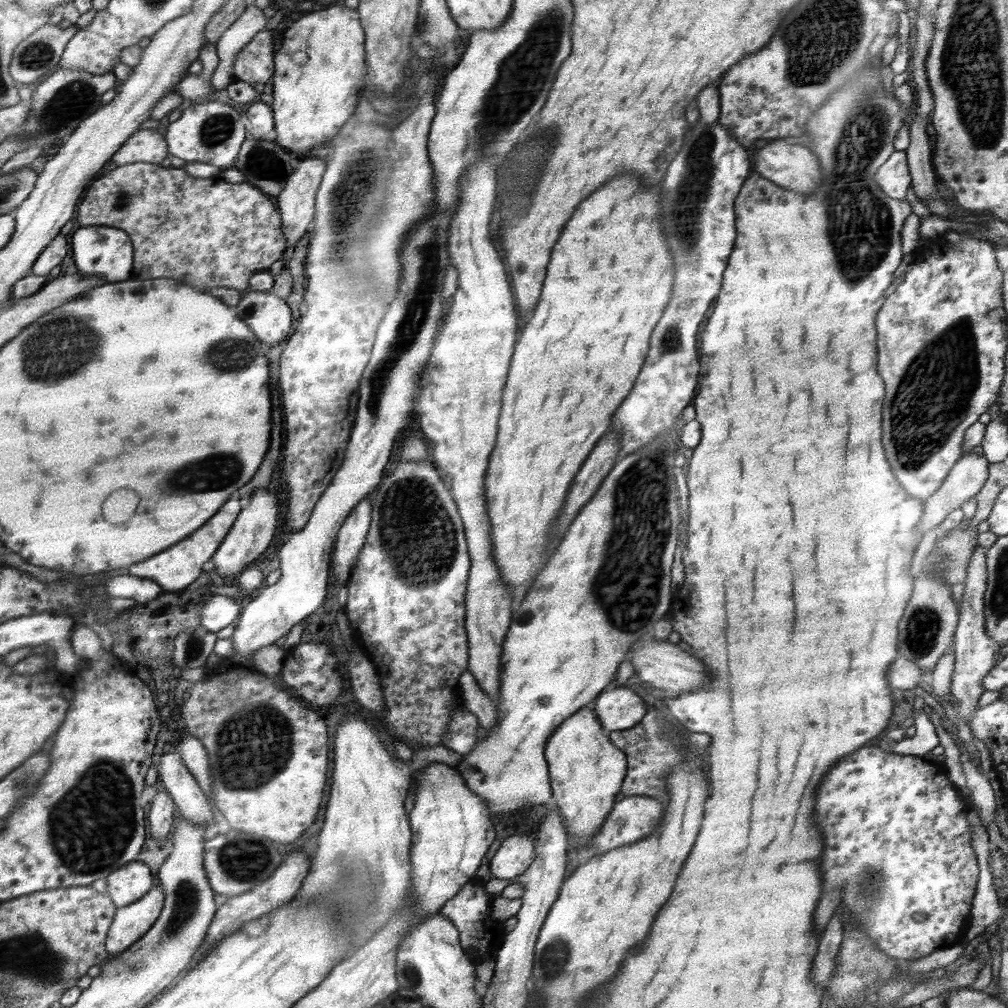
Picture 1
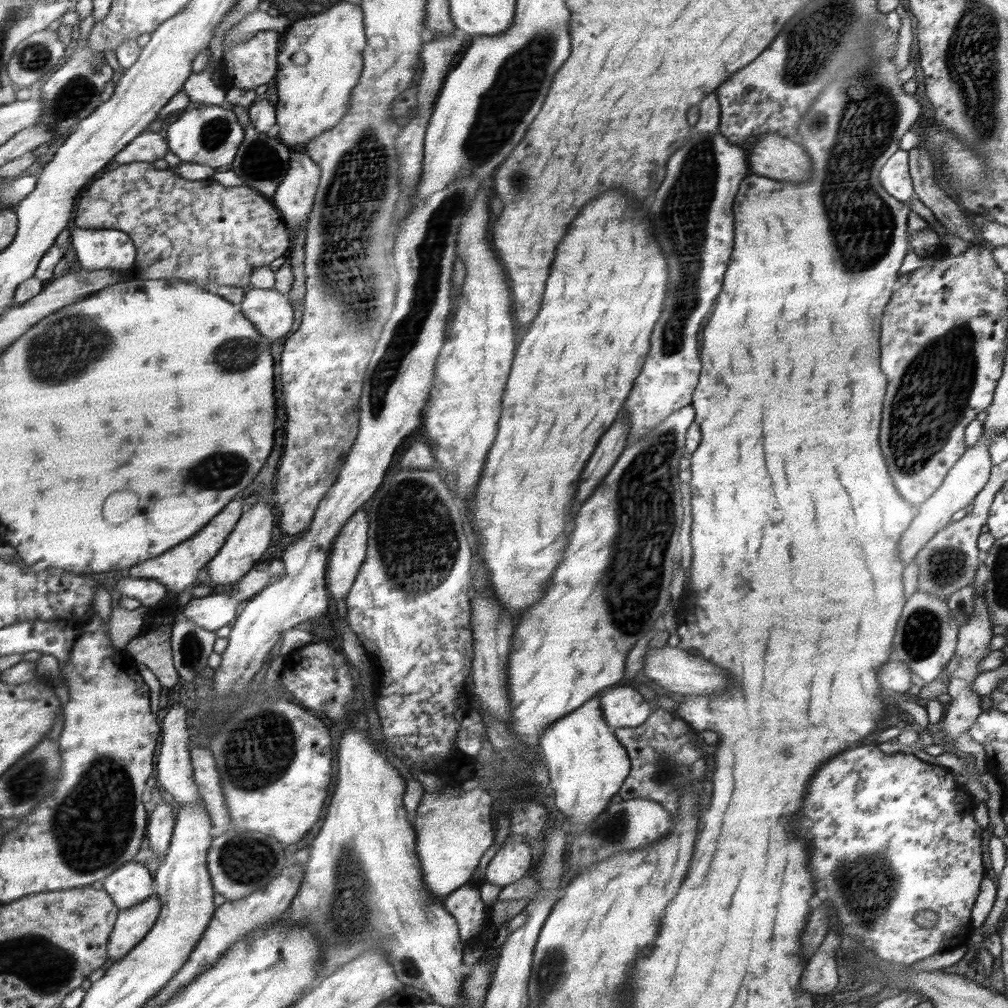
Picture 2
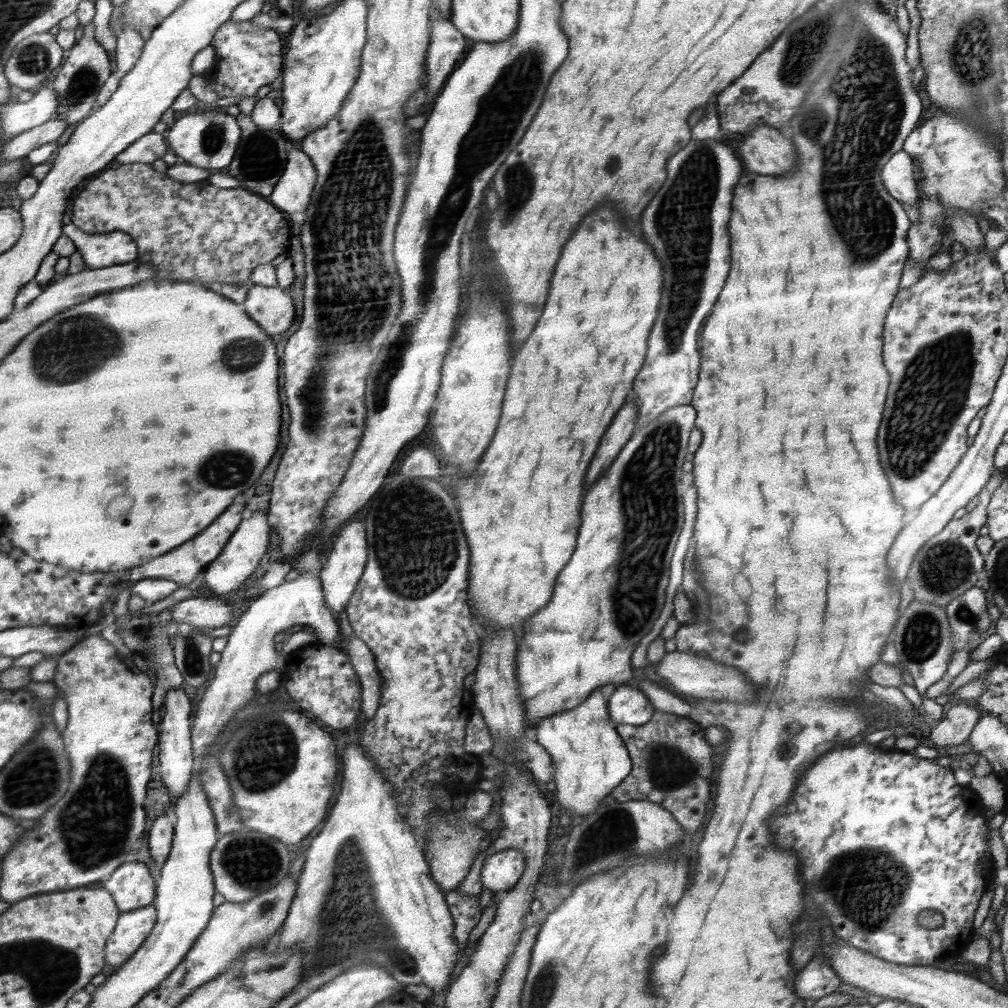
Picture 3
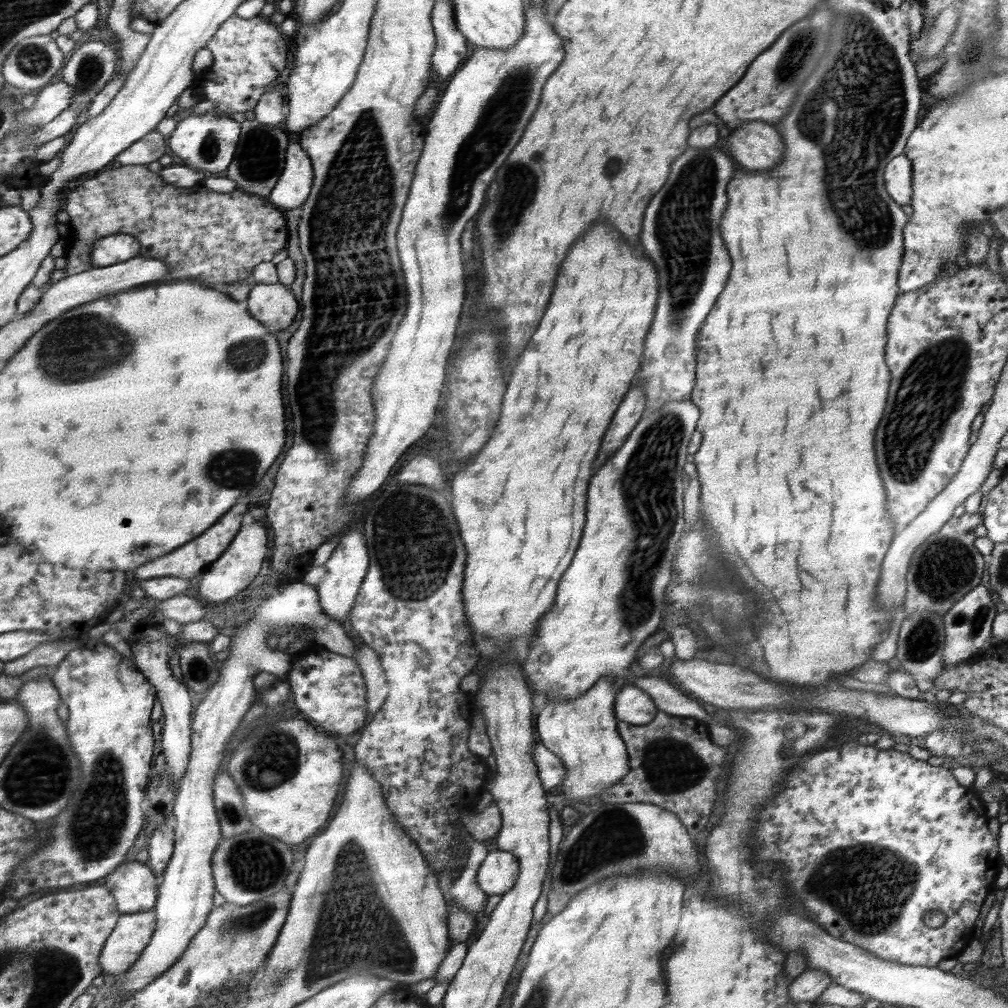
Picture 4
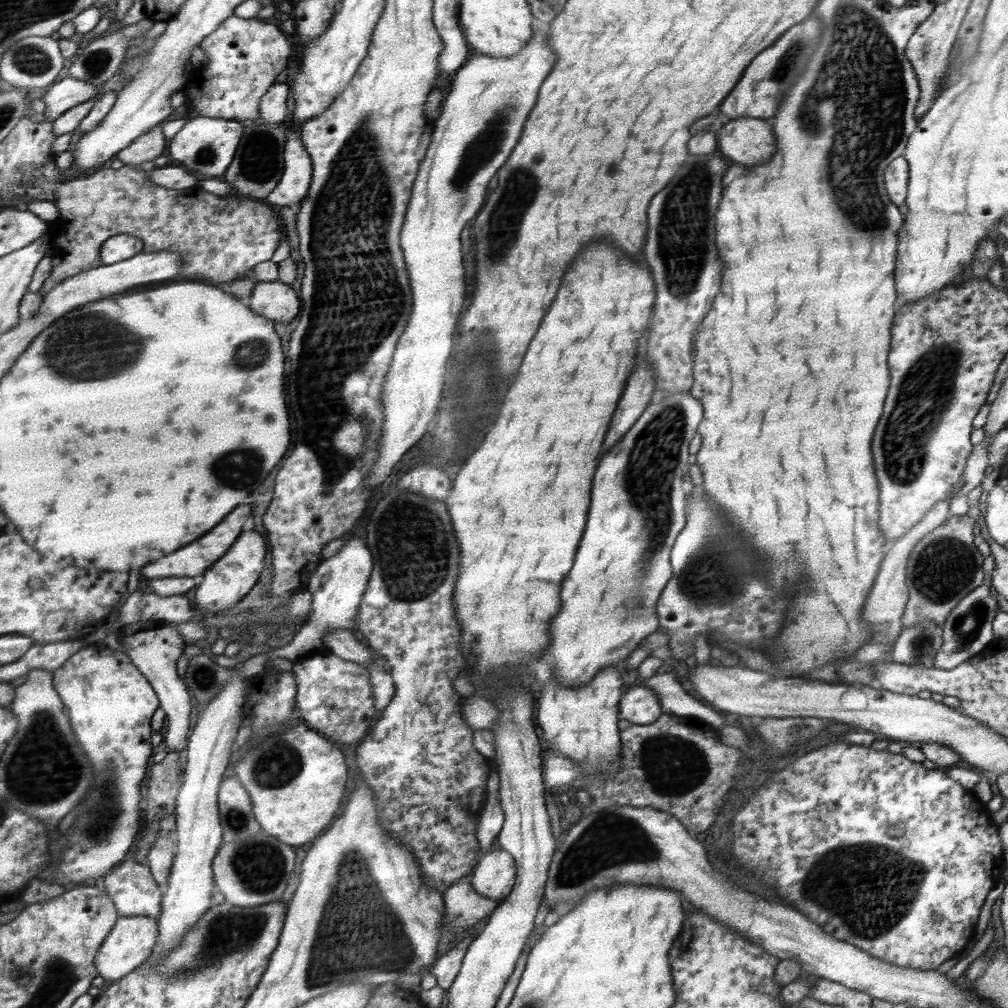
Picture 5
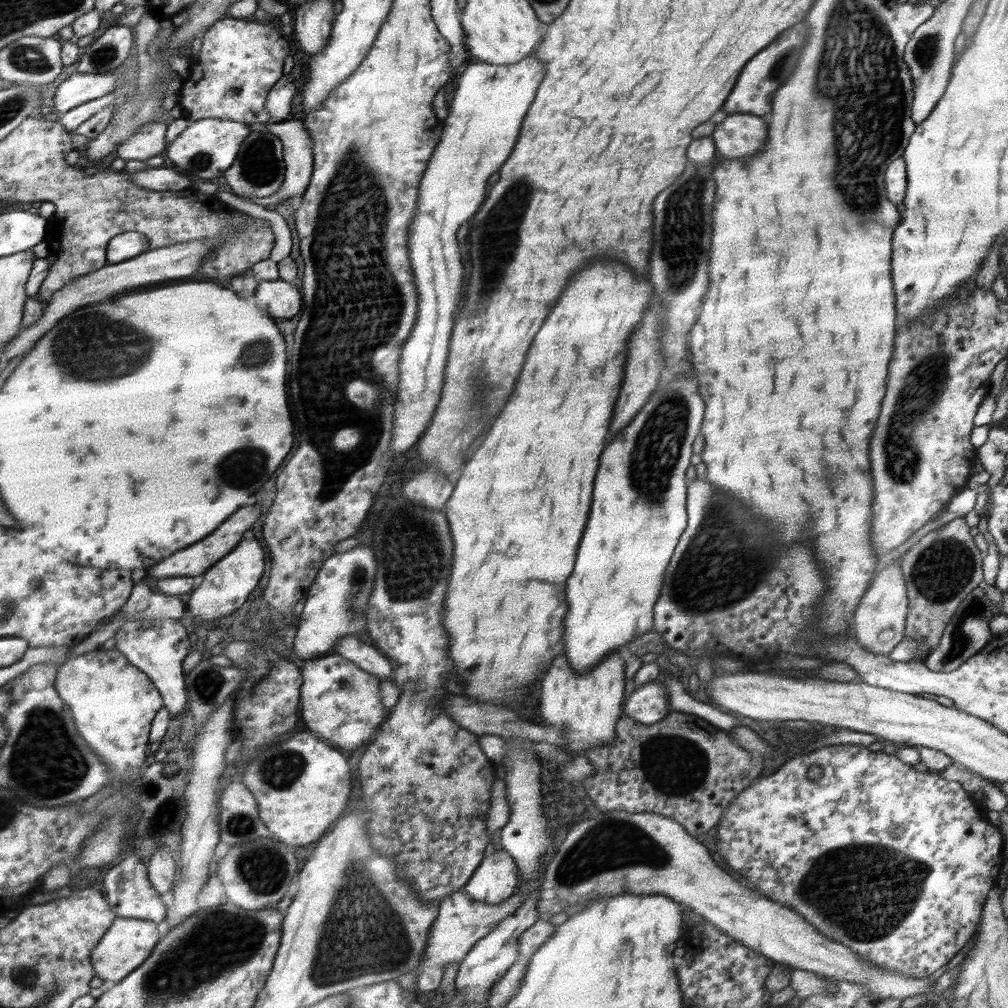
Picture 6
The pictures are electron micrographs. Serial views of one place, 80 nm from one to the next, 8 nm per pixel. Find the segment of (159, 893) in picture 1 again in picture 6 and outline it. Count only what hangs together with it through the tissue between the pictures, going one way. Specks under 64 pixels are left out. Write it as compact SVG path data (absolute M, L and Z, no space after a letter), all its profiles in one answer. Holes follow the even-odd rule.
M116 917L91 954L91 962L99 979L120 983L151 956L152 949L162 940L162 927L151 920Z

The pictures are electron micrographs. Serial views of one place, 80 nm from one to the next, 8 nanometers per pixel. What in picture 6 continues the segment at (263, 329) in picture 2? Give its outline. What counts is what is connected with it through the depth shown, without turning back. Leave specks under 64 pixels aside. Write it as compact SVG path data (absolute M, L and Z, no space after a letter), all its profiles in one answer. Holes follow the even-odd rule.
M283 280L264 281L256 292L257 304L270 317L292 318L302 309L302 298L294 284Z

